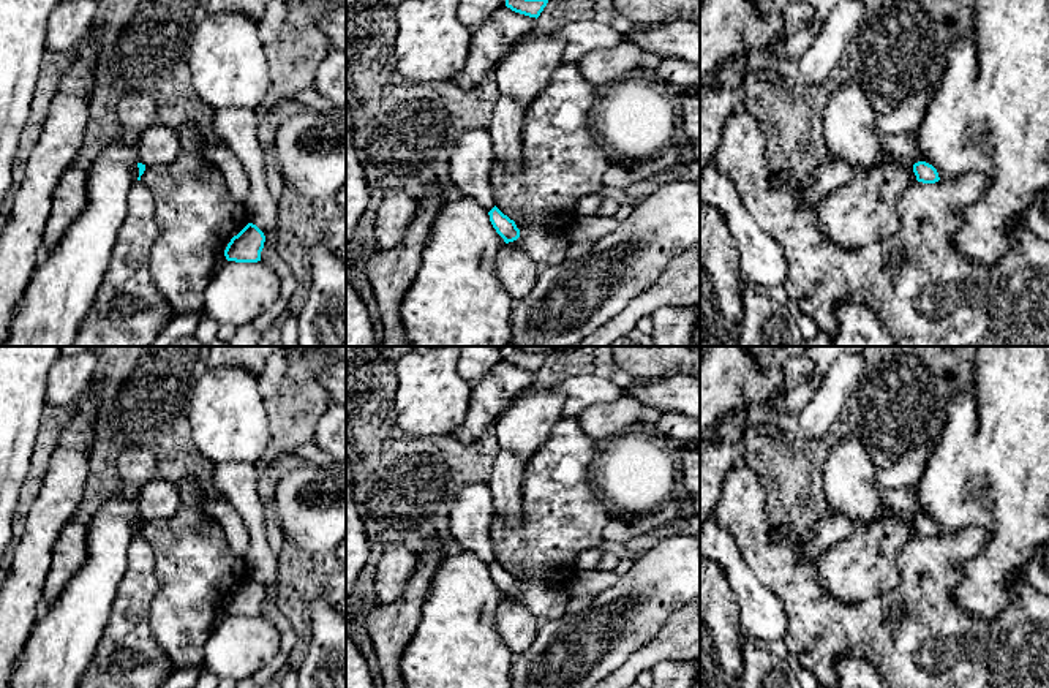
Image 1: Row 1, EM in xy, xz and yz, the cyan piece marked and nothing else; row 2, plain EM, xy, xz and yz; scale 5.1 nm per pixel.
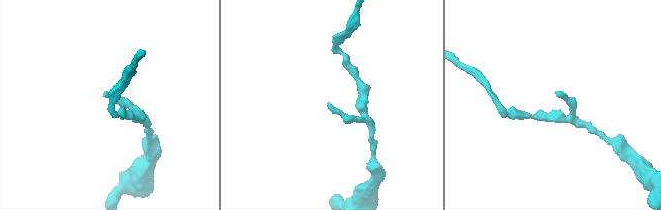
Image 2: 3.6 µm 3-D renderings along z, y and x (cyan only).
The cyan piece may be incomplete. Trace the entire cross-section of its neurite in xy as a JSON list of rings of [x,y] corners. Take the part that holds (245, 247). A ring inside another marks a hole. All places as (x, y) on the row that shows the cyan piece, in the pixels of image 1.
[[[248,223],[237,236],[231,239],[224,250],[227,261],[258,263],[264,248],[265,236],[253,223]]]

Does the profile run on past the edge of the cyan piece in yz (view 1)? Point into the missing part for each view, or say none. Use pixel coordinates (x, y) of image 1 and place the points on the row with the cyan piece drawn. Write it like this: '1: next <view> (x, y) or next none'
1: next none

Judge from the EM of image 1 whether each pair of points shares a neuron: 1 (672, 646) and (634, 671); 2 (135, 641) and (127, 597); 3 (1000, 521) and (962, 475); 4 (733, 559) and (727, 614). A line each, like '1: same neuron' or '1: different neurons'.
1: same neuron
2: same neuron
3: same neuron
4: different neurons

